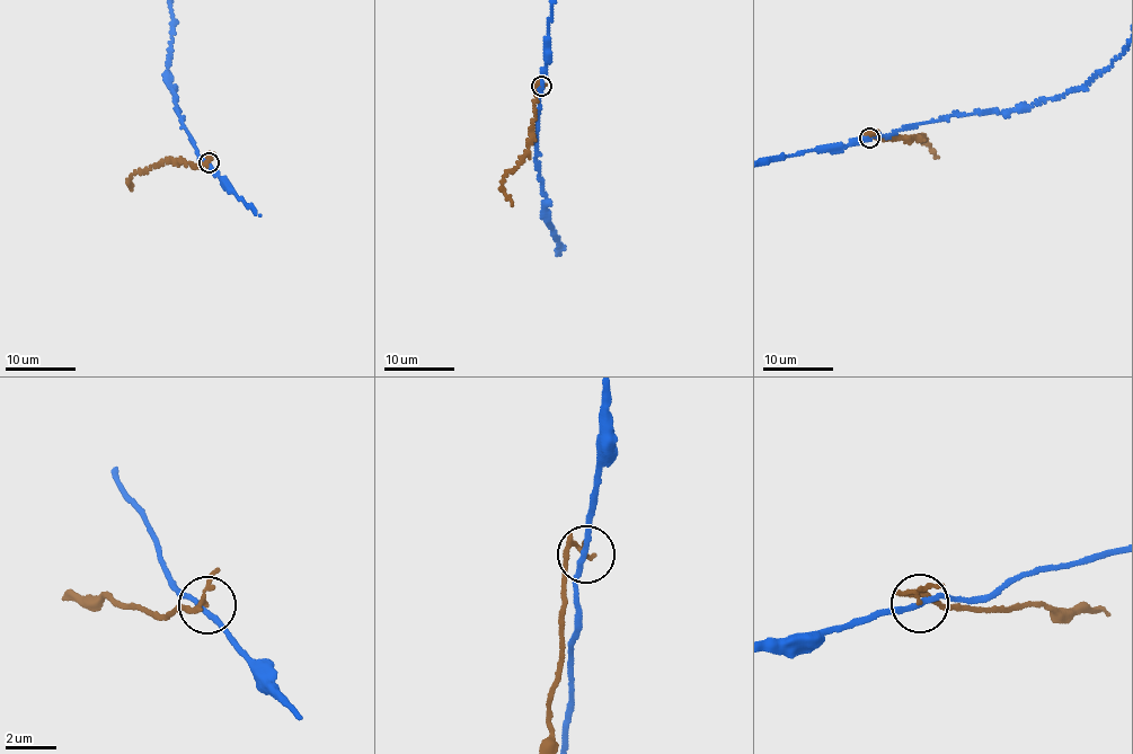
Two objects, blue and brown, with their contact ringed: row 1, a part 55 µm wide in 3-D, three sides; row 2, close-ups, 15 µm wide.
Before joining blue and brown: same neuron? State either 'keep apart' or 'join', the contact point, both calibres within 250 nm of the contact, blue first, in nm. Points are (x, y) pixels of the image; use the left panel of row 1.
keep apart; at (209, 162); 190 nm thick on the blue side, 120 nm on the other

